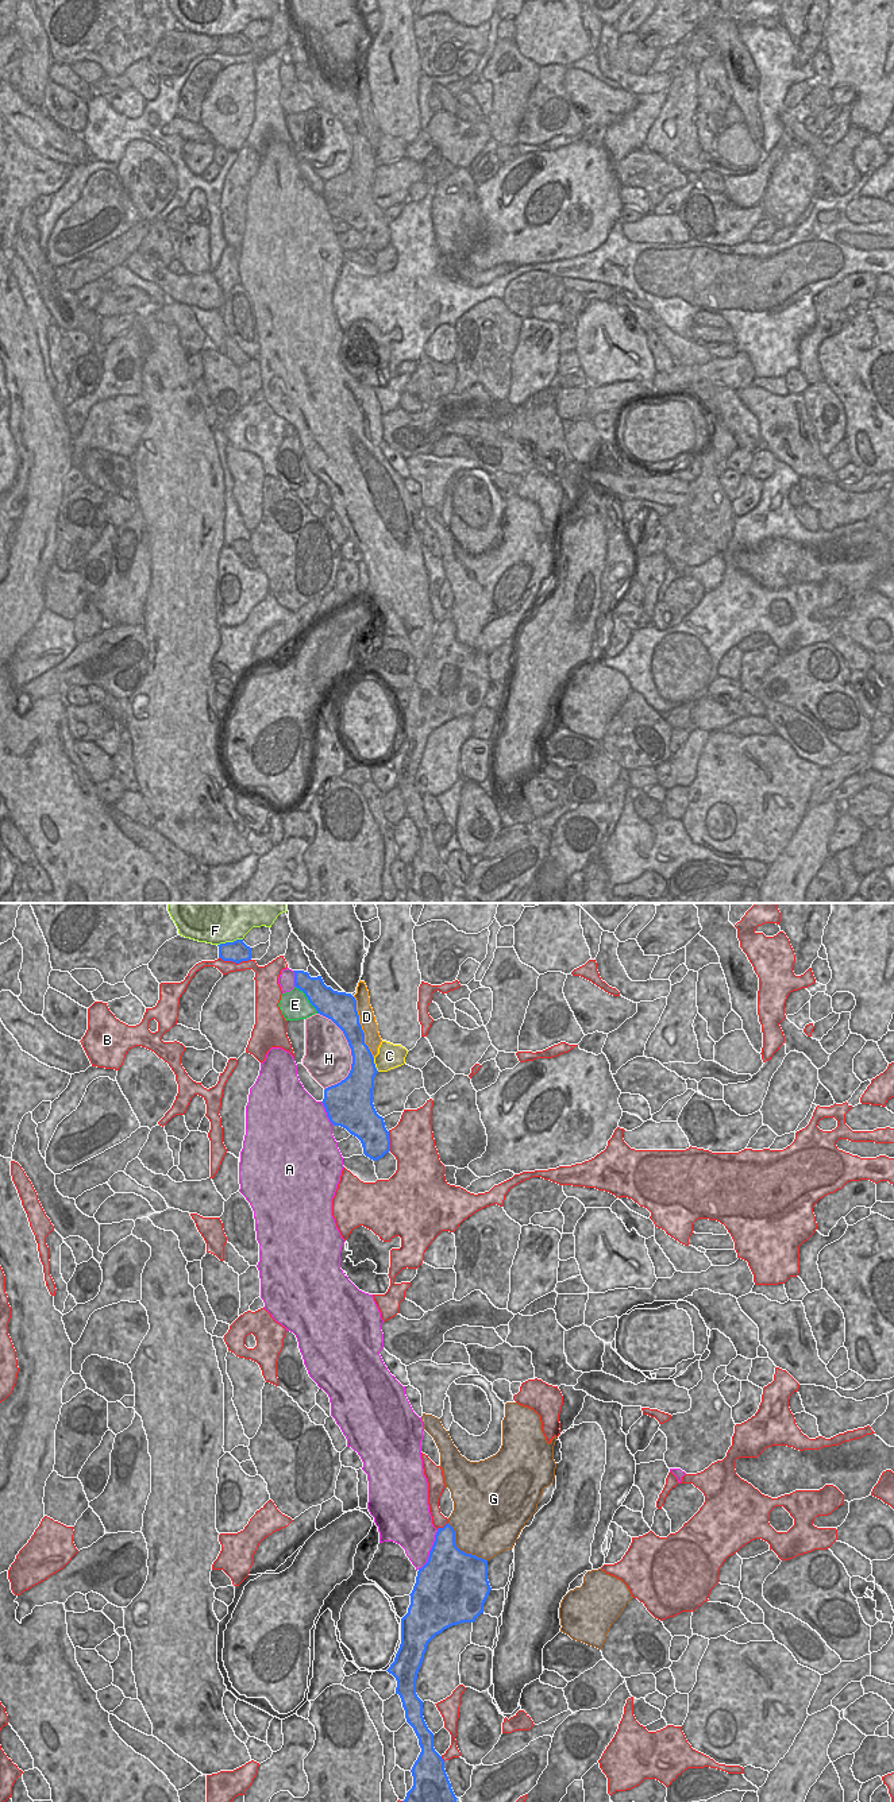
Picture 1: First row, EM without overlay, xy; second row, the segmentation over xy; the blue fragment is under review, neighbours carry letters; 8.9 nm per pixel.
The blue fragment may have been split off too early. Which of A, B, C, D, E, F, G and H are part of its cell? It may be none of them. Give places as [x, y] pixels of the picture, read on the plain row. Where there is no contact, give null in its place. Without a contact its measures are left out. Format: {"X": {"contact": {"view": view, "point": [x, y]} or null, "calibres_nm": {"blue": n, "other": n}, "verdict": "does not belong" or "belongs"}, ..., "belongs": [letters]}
{"A": {"contact": {"view": "xy", "point": [431, 643]}, "calibres_nm": {"blue": 440, "other": 360}, "verdict": "does not belong"}, "B": {"contact": {"view": "xy", "point": [235, 56]}, "calibres_nm": {"blue": 190, "other": 120}, "verdict": "does not belong"}, "C": {"contact": {"view": "xy", "point": [374, 157]}, "calibres_nm": {"blue": 280, "other": 220}, "verdict": "does not belong"}, "D": {"contact": {"view": "xy", "point": [361, 120]}, "calibres_nm": {"blue": 280, "other": 140}, "verdict": "does not belong"}, "E": {"contact": {"view": "xy", "point": [308, 92]}, "calibres_nm": {"blue": 260, "other": 260}, "verdict": "does not belong"}, "F": {"contact": {"view": "xy", "point": [230, 35]}, "calibres_nm": {"blue": 190, "other": 340}, "verdict": "does not belong"}, "G": {"contact": {"view": "xy", "point": [459, 643]}, "calibres_nm": {"blue": 500, "other": 440}, "verdict": "does not belong"}, "H": {"contact": {"view": "xy", "point": [351, 146]}, "calibres_nm": {"blue": 240, "other": 420}, "verdict": "does not belong"}, "belongs": []}

